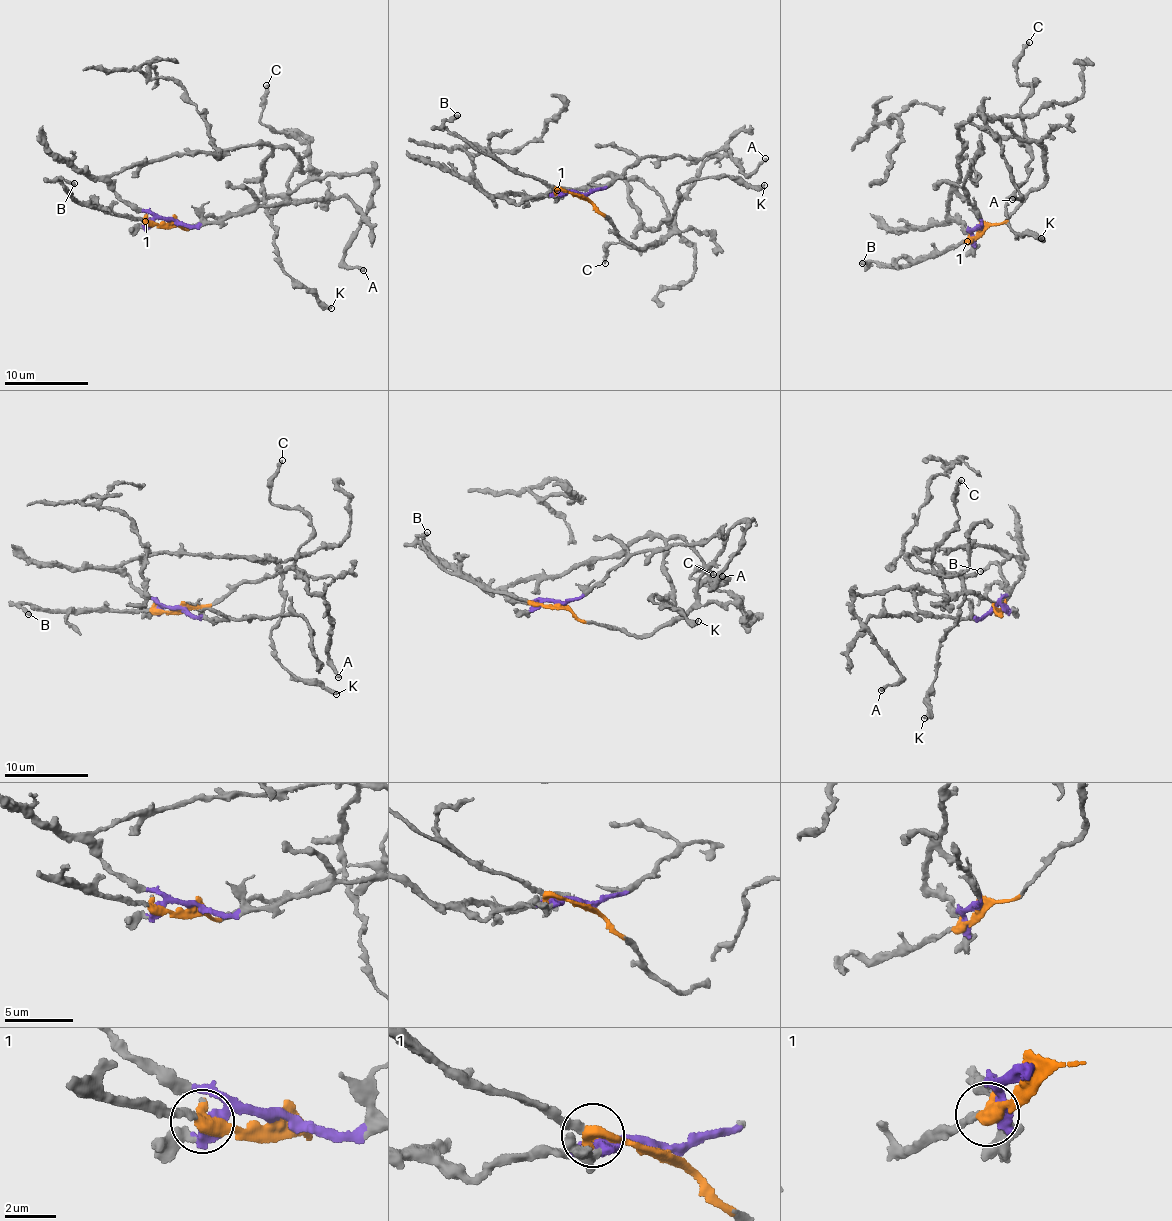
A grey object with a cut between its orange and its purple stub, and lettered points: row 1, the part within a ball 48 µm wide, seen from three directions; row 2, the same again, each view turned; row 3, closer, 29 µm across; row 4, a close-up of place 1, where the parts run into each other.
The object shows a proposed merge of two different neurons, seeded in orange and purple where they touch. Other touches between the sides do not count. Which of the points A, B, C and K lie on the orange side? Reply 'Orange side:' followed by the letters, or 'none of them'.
Orange side: A, B, C

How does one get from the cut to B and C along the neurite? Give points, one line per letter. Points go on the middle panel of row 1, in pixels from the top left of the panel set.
B: (579, 196), (510, 172), (495, 159), (472, 149), (444, 124), (458, 114)
C: (579, 196), (643, 249), (673, 224), (665, 220), (666, 235), (647, 248), (603, 248), (604, 263)

